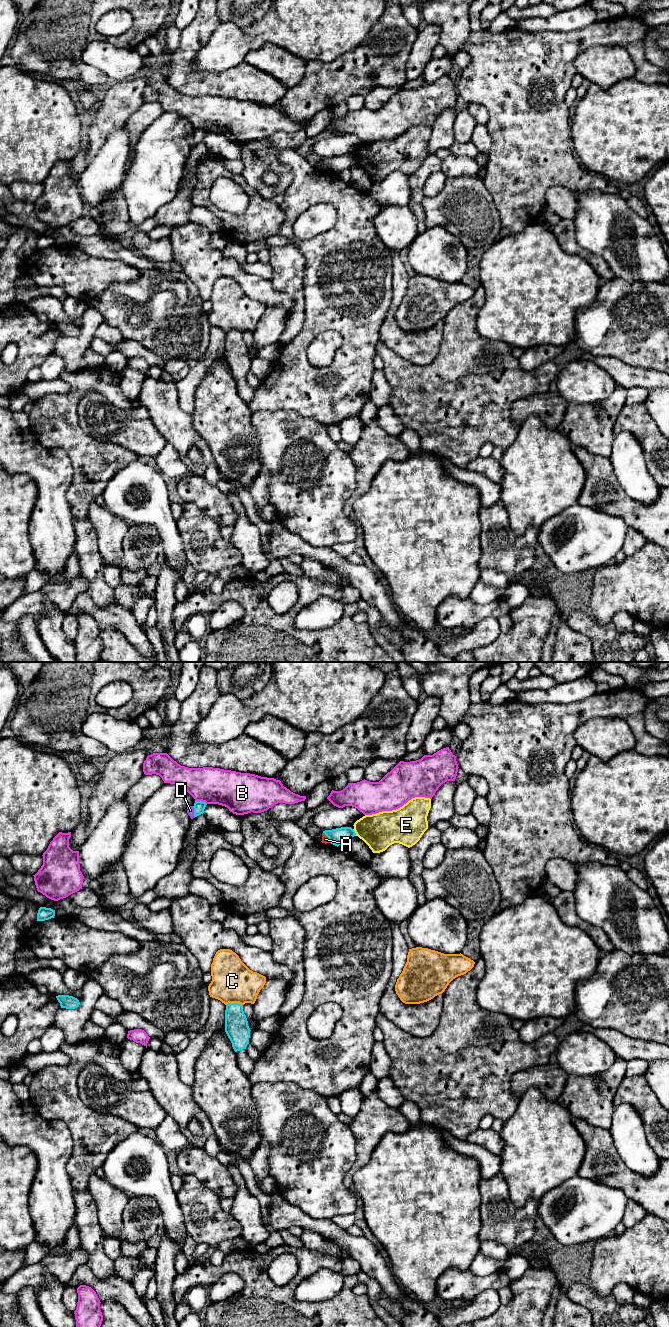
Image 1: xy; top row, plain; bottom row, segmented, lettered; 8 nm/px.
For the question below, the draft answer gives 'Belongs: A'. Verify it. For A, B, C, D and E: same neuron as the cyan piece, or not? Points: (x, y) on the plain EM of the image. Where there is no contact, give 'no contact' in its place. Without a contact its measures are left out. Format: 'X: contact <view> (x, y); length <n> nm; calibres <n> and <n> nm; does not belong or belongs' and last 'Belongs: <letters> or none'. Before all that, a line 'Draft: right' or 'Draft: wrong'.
Draft: wrong
A: contact xy (327, 164); length 110 nm; calibres 130 and 60 nm; does not belong
B: contact xy (201, 129); length 100 nm; calibres 90 and 300 nm; does not belong
C: contact xy (234, 331); length 140 nm; calibres 190 and 340 nm; does not belong
D: contact xy (194, 139); length 90 nm; calibres 90 and 60 nm; does not belong
E: contact xy (354, 160); length 70 nm; calibres 130 and 280 nm; does not belong
Belongs: none

